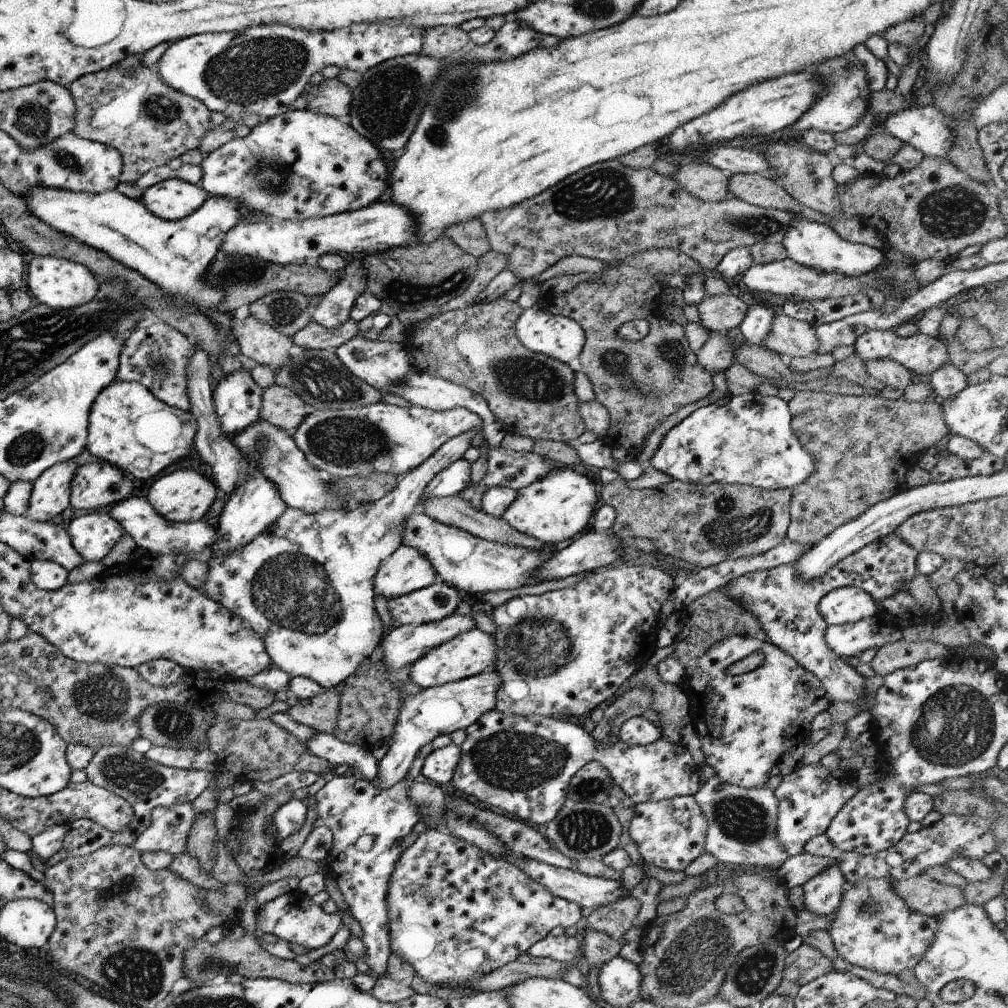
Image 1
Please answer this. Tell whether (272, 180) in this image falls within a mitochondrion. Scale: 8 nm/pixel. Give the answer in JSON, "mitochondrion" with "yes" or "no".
{"mitochondrion":"yes"}

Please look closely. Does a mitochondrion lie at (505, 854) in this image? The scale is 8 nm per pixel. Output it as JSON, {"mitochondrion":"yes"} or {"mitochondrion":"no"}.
{"mitochondrion":"no"}

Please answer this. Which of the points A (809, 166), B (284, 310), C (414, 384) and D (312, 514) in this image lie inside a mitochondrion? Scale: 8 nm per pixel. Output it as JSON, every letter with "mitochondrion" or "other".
{"A":"mitochondrion","B":"mitochondrion","C":"other","D":"other"}

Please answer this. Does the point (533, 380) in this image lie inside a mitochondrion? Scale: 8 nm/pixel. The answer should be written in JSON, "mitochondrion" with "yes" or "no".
{"mitochondrion":"yes"}

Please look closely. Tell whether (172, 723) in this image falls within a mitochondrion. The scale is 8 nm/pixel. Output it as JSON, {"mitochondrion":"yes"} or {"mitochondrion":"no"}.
{"mitochondrion":"yes"}

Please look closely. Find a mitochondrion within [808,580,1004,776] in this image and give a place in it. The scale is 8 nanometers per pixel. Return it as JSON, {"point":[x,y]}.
{"point":[955,725]}

